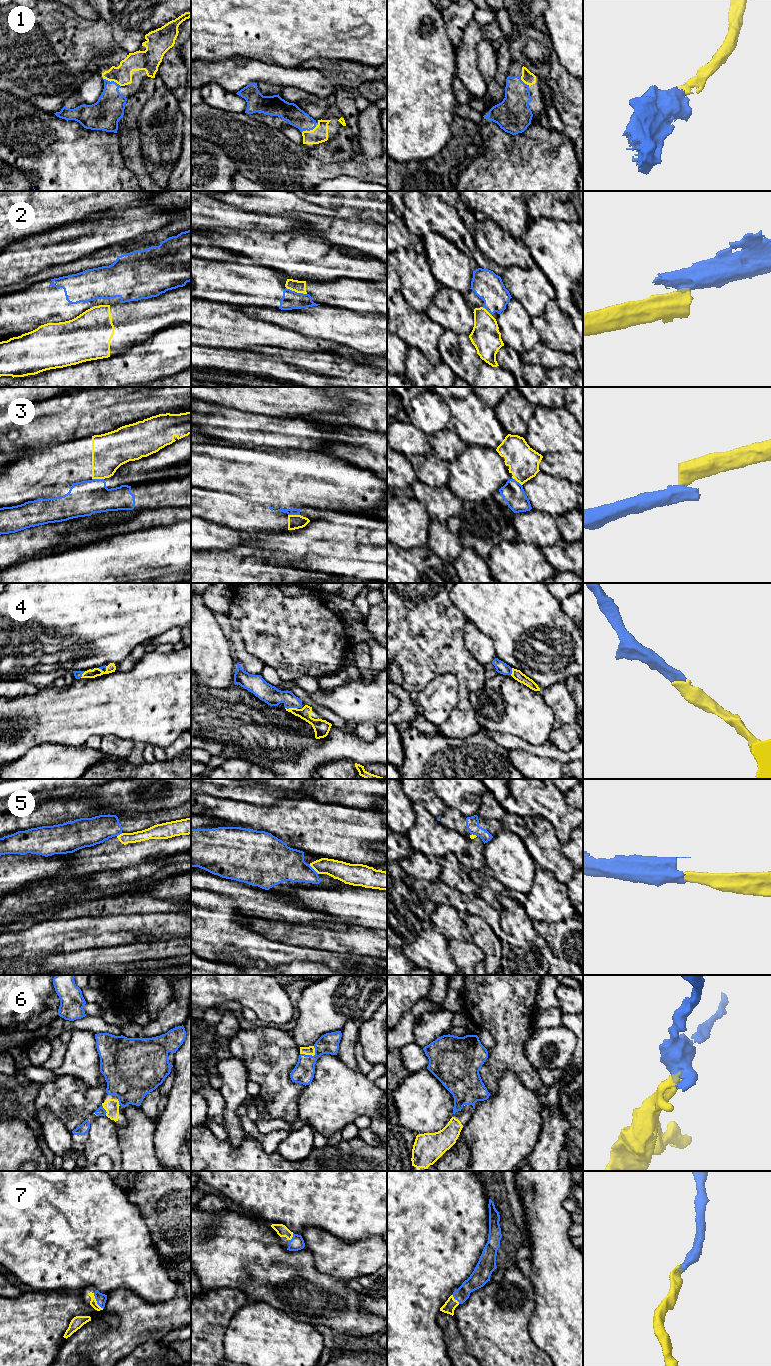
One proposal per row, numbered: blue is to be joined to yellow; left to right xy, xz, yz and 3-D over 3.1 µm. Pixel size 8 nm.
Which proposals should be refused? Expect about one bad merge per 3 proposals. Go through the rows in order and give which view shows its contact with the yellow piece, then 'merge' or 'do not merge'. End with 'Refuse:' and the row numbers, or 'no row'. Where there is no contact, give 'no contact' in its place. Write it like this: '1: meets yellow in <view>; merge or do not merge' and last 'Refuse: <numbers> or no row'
1: meets yellow in xy; merge
2: meets yellow in xz; do not merge
3: meets yellow in xy; do not merge
4: meets yellow in xz; merge
5: meets yellow in xz; do not merge
6: meets yellow in xz; merge
7: meets yellow in xy; merge
Refuse: 2, 3, 5

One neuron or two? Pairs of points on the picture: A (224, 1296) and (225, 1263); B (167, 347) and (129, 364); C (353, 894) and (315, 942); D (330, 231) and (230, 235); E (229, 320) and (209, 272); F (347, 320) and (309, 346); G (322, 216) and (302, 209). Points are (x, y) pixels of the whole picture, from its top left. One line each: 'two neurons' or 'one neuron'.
A: two neurons
B: one neuron
C: two neurons
D: two neurons
E: two neurons
F: two neurons
G: one neuron

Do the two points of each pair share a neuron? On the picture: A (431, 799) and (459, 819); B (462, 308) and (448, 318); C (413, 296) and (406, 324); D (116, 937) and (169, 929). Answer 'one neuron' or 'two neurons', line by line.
A: two neurons
B: one neuron
C: two neurons
D: one neuron

